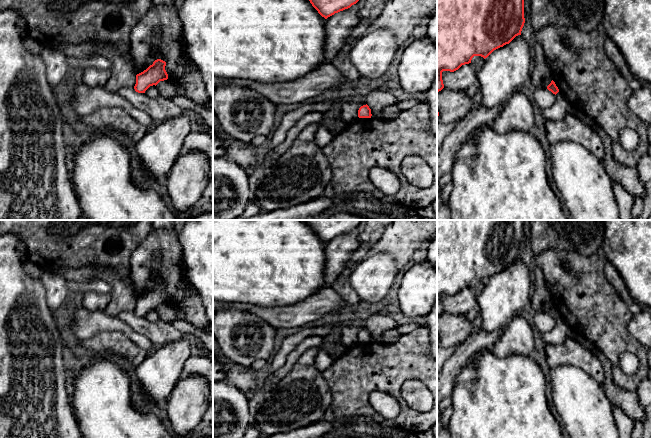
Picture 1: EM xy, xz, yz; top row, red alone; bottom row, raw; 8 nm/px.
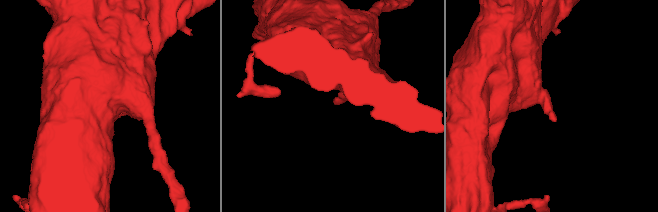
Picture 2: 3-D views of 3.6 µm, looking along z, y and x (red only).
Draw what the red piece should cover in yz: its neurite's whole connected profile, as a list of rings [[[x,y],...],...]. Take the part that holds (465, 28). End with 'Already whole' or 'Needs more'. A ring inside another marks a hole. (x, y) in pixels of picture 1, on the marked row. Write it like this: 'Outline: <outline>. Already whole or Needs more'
Outline: [[[437,0],[437,92],[444,88],[443,71],[454,72],[462,65],[471,63],[474,56],[487,58],[494,50],[509,44],[516,36],[521,35],[524,23],[524,0]]]. Already whole

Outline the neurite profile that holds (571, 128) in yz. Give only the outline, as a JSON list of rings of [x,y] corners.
[[[567,113],[562,120],[545,120],[546,136],[551,144],[561,141],[575,142],[602,161],[604,144],[592,126],[579,119],[575,113]]]

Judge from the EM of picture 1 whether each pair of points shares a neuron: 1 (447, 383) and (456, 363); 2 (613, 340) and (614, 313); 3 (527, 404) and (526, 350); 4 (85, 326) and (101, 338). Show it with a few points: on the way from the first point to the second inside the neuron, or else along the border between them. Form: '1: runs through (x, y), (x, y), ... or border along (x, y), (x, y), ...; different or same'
1: runs through (447, 378), (451, 368); same
2: runs through (613, 333), (613, 320); same
3: border along (530, 355), (510, 354), (503, 357); different
4: border along (118, 331), (99, 331), (82, 341); different

